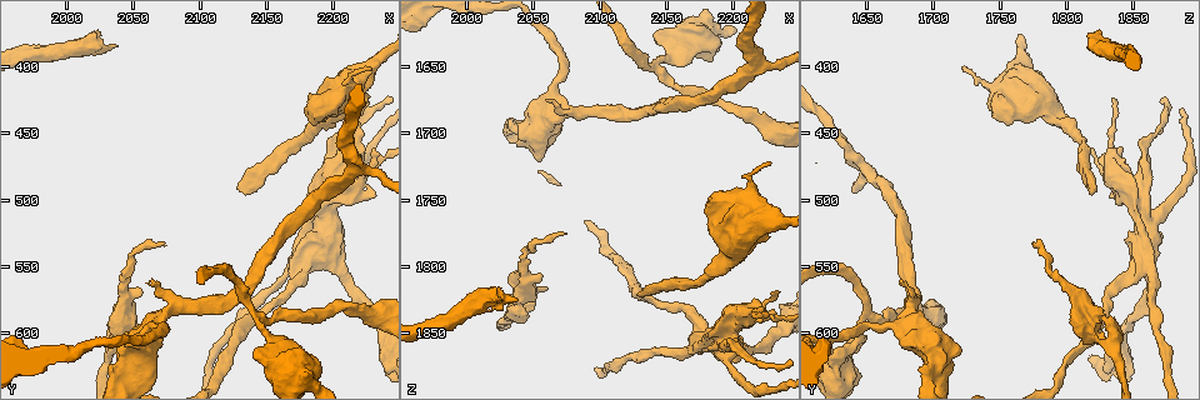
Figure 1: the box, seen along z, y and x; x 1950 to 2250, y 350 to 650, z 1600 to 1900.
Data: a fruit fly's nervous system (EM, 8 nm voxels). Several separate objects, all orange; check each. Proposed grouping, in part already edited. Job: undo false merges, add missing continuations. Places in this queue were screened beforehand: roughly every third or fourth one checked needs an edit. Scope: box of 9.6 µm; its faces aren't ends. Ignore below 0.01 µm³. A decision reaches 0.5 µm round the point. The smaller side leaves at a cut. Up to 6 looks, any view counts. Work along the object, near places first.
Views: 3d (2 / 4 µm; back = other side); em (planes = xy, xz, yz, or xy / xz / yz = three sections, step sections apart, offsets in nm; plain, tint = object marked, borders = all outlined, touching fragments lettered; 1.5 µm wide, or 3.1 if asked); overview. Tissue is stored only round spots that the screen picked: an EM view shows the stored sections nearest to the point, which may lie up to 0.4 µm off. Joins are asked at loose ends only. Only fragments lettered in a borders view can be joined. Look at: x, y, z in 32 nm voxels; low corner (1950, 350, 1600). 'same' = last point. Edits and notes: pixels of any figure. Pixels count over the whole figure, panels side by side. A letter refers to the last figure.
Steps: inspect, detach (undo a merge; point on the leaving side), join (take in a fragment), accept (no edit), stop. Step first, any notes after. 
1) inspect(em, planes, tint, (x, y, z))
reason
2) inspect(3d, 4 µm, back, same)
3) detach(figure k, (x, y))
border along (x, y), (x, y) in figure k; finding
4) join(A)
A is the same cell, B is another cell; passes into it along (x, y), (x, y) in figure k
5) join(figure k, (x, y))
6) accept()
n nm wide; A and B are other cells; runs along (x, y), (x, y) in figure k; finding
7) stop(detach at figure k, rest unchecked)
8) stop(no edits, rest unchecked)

inspect(3d, 2 µm, (2024, 374, 1826))
free end

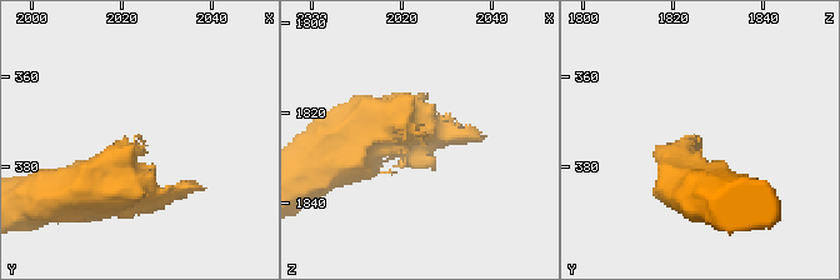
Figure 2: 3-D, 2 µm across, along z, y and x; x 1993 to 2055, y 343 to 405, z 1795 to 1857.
inspect(em, planes, borders, (2025, 373, 1825))
need the tissue

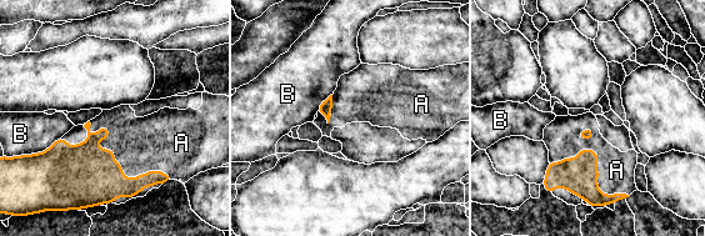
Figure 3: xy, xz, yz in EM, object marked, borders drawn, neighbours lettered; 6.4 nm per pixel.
join(A)
A is the same cell, B is another cell; it goes on there

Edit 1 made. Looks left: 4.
inspect(overview)

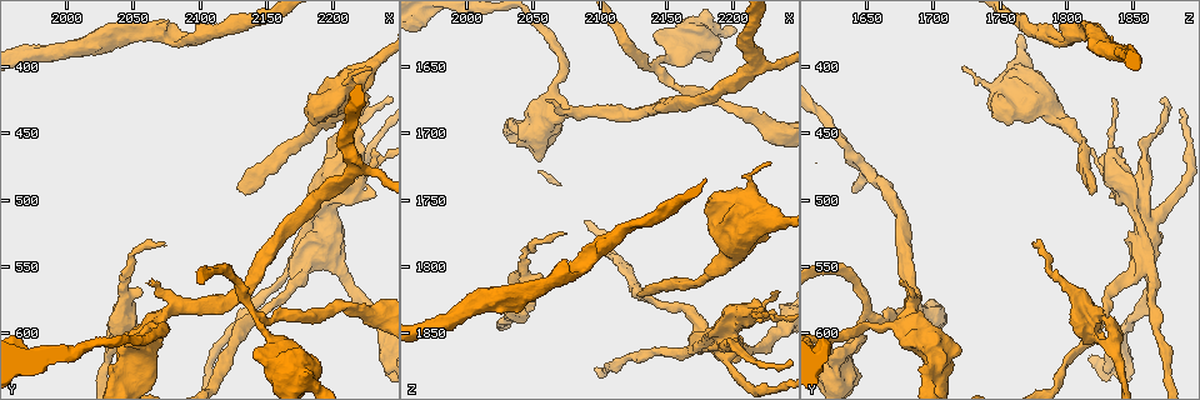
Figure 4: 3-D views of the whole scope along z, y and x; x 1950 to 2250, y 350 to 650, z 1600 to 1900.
inspect(em, planes, borders, (2072, 534, 1774))
free end

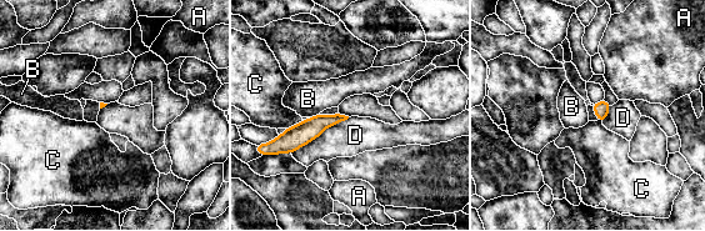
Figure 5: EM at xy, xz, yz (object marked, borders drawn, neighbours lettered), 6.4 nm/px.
accept()
D touches over 440 nm; A, B, C and D are other cells; none of them fits

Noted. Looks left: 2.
inspect(em, planes, tint, (2128, 492, 1820))
end of a long branch

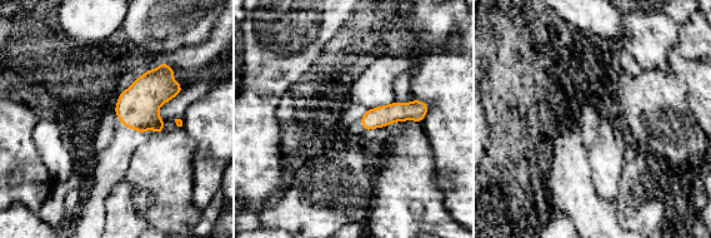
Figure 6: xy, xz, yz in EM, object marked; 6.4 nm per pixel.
inspect(em, planes, borders, same)
see the neighbours

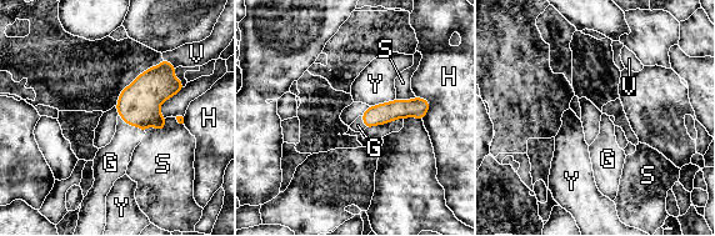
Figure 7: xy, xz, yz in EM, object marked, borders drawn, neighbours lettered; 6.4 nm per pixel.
join(G)
G touches over 200 nm; G is the same cell, H, S, V and Y are other cells; passes into it along (139, 104), (133, 125), (114, 159) in figure 7; the cell continues

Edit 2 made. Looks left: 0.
stop(join at figure 3, join at figure 7, rest unchecked)

